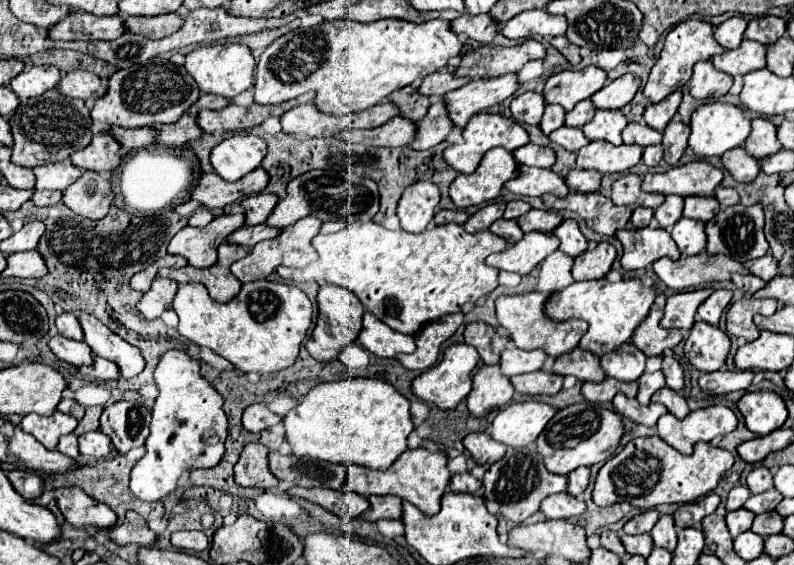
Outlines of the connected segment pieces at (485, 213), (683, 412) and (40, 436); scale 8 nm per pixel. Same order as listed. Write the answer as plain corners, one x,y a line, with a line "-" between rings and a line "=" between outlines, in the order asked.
495,201
495,203
489,203
485,207
481,207
475,215
471,215
467,219
467,223
463,225
465,231
469,233
475,233
475,231
483,231
483,229
489,229
489,225
497,219
503,217
503,209
505,209
505,203
503,201
=
663,387
659,389
653,397
651,397
653,403
661,403
669,409
669,413
673,413
677,419
683,419
689,415
689,407
687,407
687,401
685,397
681,397
677,391
669,389
669,387
=
55,411
49,417
31,413
21,419
21,429
25,433
31,433
47,449
55,449
59,437
71,433
75,427
77,427
77,419
71,415
65,415
61,411

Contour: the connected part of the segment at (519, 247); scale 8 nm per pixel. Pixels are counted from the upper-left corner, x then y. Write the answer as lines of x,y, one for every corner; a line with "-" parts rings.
527,233
521,241
513,243
505,251
487,257
487,265
503,271
513,271
527,275
535,265
539,265
547,255
559,247
559,239
551,233

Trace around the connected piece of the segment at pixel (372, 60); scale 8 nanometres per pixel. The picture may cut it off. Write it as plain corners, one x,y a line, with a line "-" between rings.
379,19
373,23
325,21
311,29
295,29
275,39
261,53
255,73
255,103
275,105
315,91
315,105
327,113
363,111
381,103
393,91
411,85
419,75
443,69
449,57
461,55
461,49
463,43
447,19
425,23
403,19

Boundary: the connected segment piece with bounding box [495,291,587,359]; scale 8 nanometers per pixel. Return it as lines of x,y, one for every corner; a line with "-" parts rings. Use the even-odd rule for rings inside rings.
521,293
521,295
509,295
509,297
499,297
495,301
497,305
497,319
499,325
505,327
509,331
511,341
525,351
533,351
533,349
543,349
549,357
557,359
565,353
571,353
571,349
577,347
581,335
587,331
587,323
579,321
579,319
571,319
571,321
563,321
563,323
555,323
547,317
543,317
543,301
547,299
547,293

